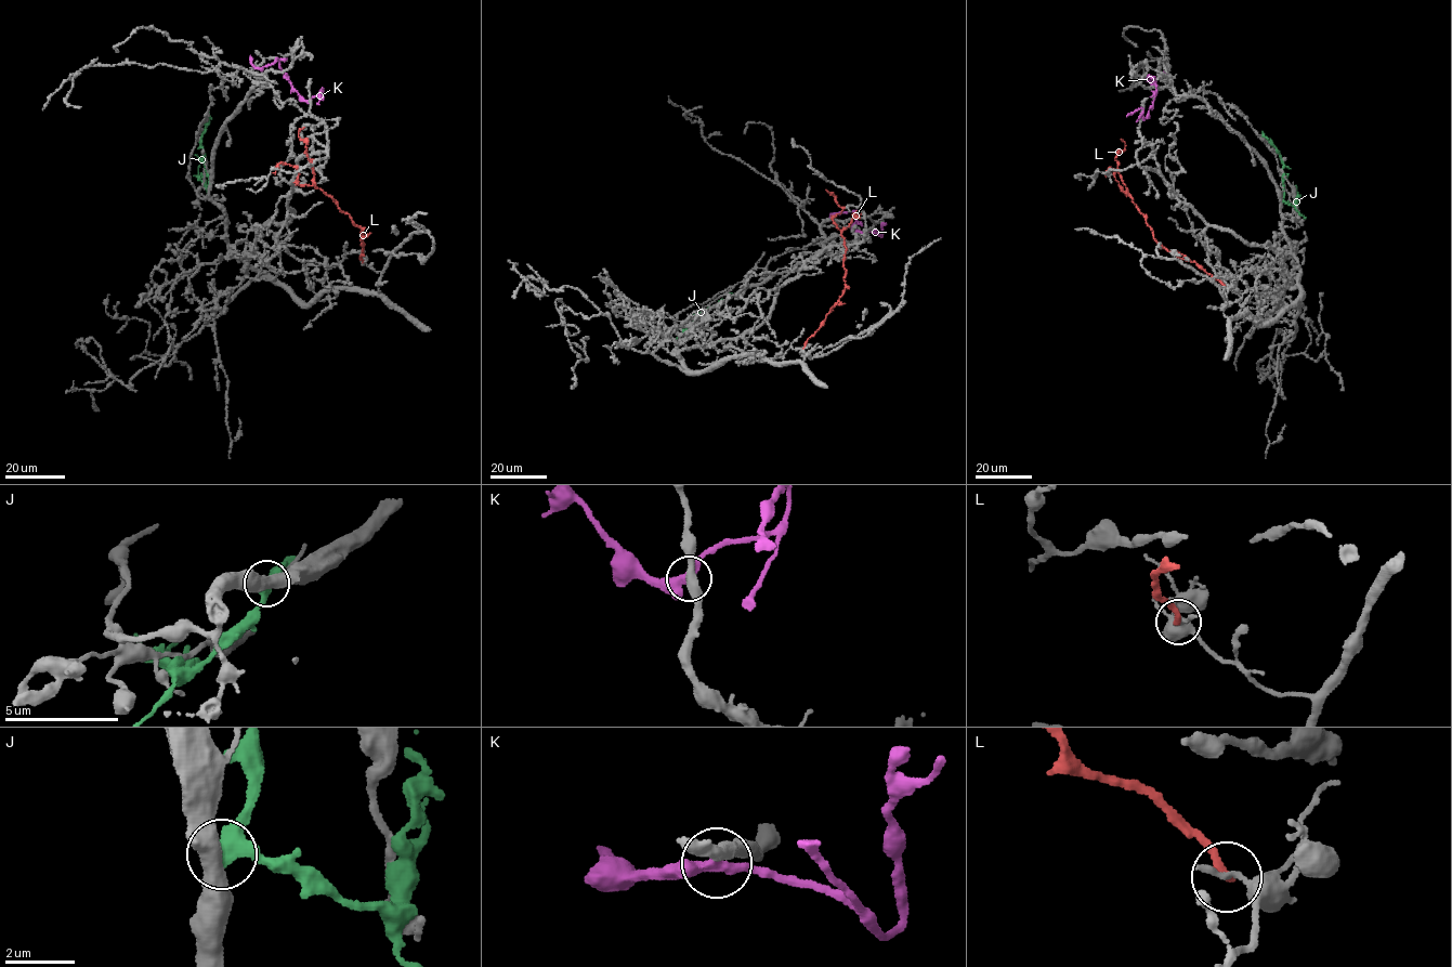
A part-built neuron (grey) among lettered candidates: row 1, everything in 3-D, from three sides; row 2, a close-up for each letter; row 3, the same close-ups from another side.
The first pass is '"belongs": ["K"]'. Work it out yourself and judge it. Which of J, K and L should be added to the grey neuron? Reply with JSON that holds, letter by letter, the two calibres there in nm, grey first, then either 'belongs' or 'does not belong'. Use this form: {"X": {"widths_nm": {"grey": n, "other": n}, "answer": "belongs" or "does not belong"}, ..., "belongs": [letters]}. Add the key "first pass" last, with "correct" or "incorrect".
{"J": {"widths_nm": {"grey": 480, "other": 400}, "answer": "does not belong"}, "K": {"widths_nm": {"grey": 360, "other": 320}, "answer": "belongs"}, "L": {"widths_nm": {"grey": 320, "other": 240}, "answer": "does not belong"}, "belongs": ["K"], "first pass": "correct"}

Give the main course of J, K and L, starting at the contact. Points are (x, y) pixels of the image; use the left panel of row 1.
J: (210, 183), (200, 143), (209, 110)
K: (310, 101), (303, 100), (293, 89), (278, 61), (254, 68), (250, 59)
L: (364, 262), (361, 257), (363, 231), (340, 210), (332, 198), (314, 186), (306, 144), (298, 133), (304, 127)

